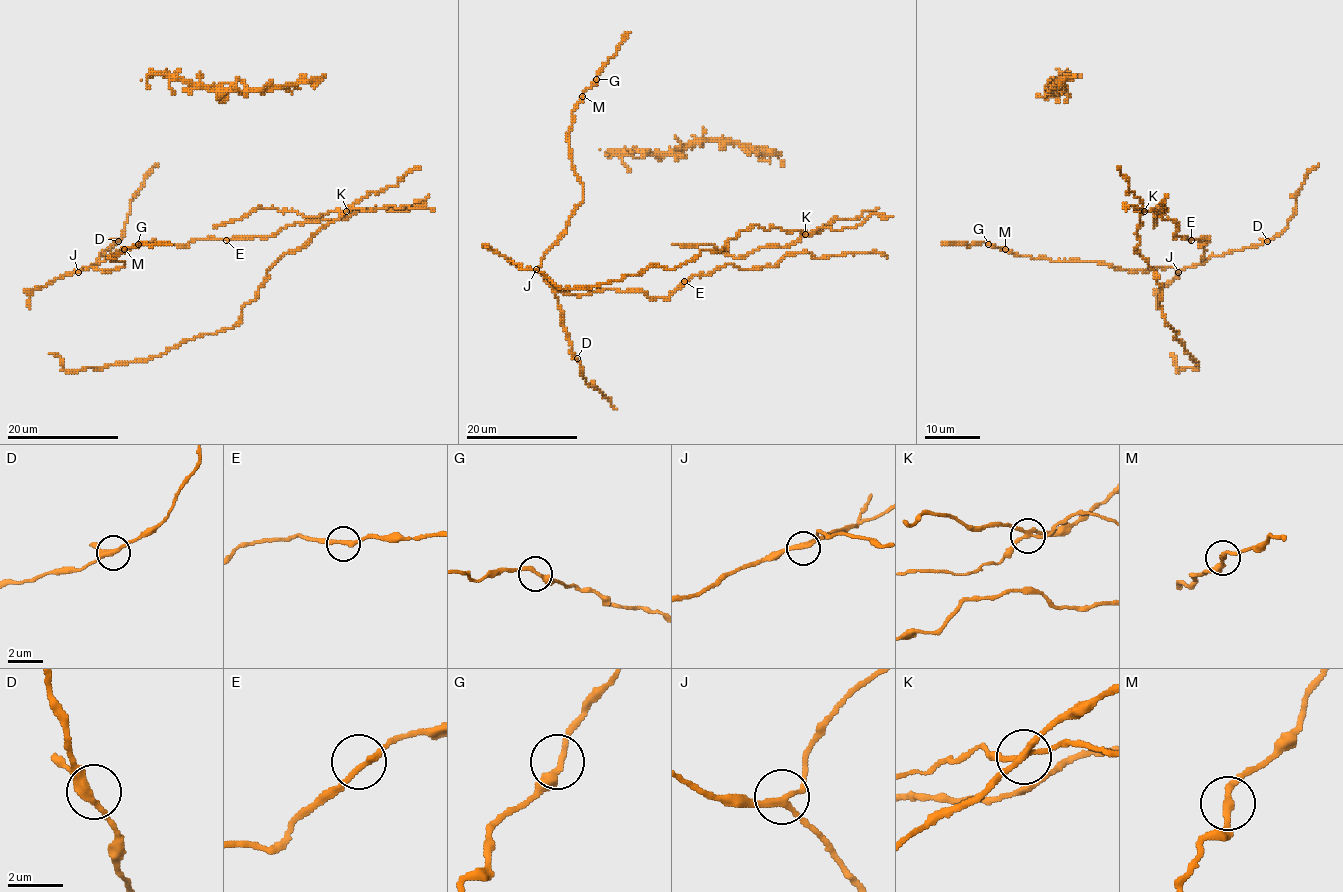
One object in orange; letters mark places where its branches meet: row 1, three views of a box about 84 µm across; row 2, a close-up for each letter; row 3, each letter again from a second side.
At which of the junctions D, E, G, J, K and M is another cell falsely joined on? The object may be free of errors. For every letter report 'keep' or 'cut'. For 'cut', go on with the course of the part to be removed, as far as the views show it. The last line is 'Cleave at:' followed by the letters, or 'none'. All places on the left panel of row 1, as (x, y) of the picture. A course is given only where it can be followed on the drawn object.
D: keep
E: keep
G: keep
J: keep
K: cut | (347, 210), (337, 209), (304, 216), (292, 210), (263, 208), (214, 227)
M: keep
Cleave at: K

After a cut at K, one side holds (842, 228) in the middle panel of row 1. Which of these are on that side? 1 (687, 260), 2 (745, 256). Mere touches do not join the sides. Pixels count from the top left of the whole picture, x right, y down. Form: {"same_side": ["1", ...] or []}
{"same_side": ["2"]}

